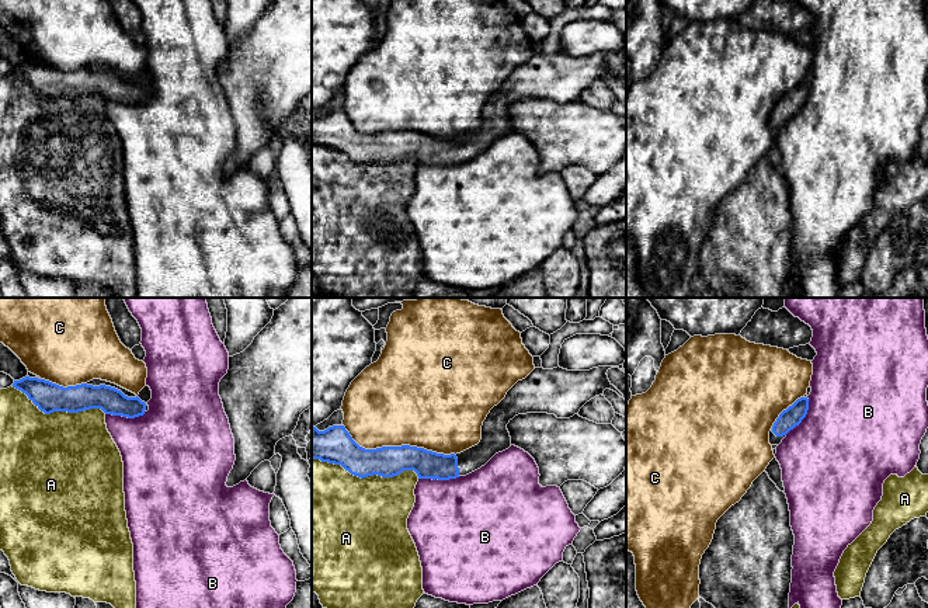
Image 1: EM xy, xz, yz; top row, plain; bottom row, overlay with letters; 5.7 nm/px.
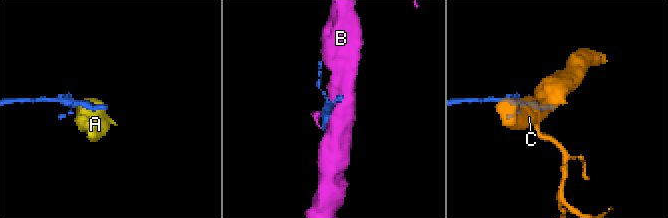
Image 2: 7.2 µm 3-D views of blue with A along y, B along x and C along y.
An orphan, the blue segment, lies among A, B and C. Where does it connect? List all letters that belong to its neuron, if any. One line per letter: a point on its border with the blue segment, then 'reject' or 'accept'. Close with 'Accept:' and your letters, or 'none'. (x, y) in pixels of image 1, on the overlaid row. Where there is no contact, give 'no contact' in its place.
A: xz (367, 476) | reject
B: xy (125, 416) | reject
C: xz (398, 447) | reject
Accept: none

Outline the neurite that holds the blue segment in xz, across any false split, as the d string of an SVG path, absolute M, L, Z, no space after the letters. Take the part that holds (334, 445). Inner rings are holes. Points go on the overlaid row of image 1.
M623 365L598 366L590 371L567 371L560 366L553 369L535 368L525 379L518 381L505 395L505 397L494 406L487 414L482 425L482 440L477 445L460 454L437 454L424 448L402 445L382 447L376 449L365 449L359 447L344 425L333 425L324 431L312 427L312 459L320 459L334 465L341 465L351 475L361 479L368 476L393 477L403 470L414 470L418 479L449 480L466 476L484 466L496 454L511 447L511 437L507 424L518 414L548 413L557 418L570 418L578 414L580 409L602 395L605 389L623 395L609 382L606 372L611 368L619 368L625 372Z

